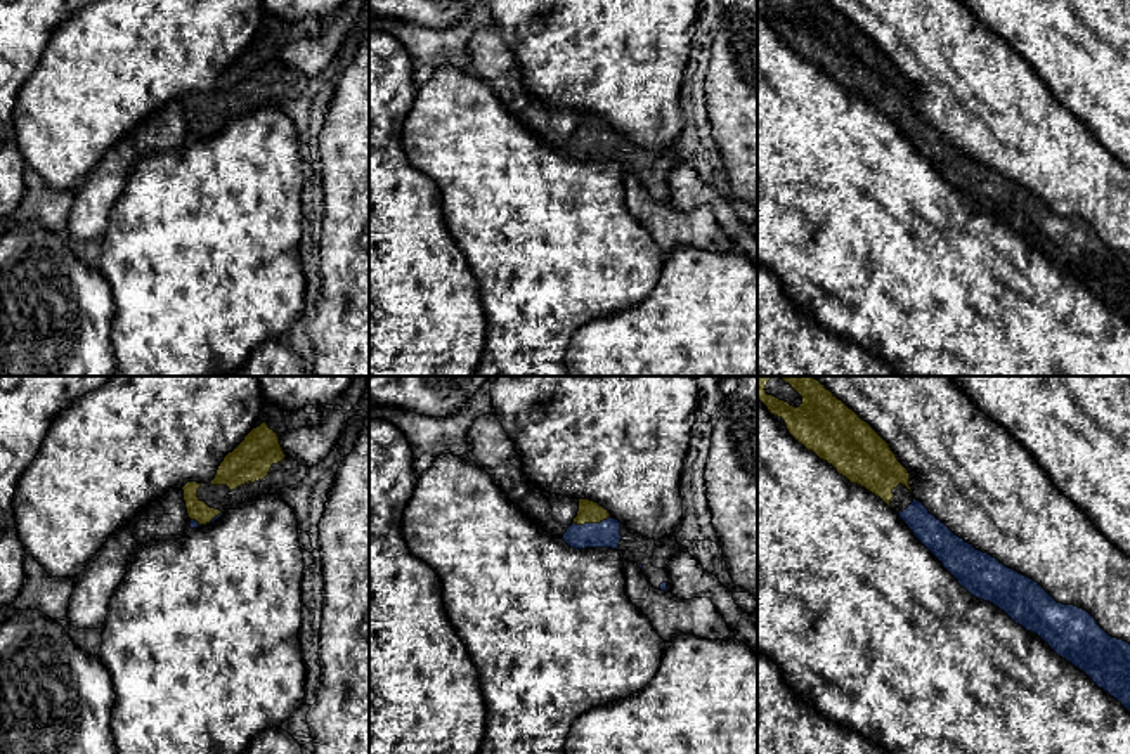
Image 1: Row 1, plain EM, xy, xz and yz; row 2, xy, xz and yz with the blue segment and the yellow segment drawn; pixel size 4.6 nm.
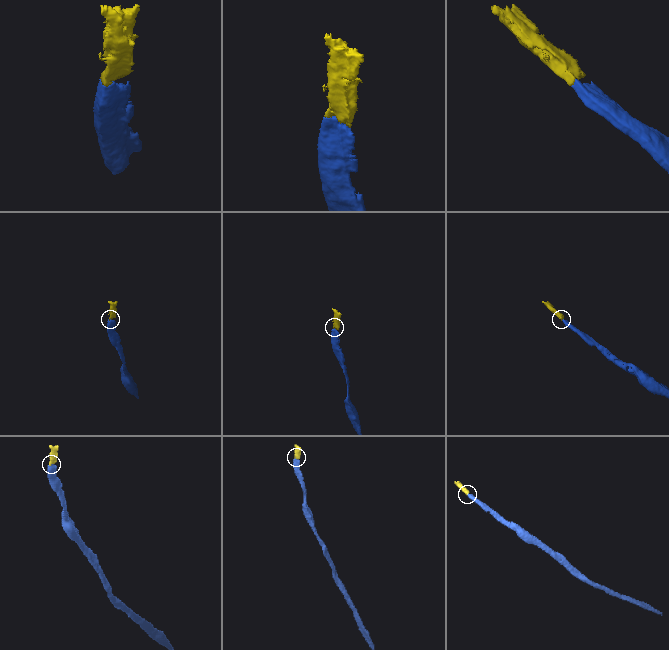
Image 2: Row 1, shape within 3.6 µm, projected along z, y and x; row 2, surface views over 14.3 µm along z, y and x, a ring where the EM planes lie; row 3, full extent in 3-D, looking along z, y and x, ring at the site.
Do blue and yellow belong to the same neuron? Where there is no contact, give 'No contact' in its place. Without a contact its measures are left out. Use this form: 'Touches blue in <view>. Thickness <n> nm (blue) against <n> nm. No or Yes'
Touches blue in xz. Thickness 130 nm (blue) against 110 nm. Yes

